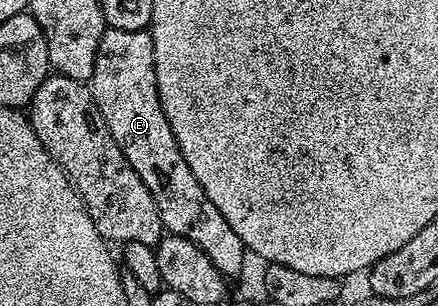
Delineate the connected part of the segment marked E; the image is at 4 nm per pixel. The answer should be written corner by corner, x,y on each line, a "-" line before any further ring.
108,27
101,37
101,45
97,45
97,61
93,65
89,86
109,133
113,133
113,141
117,141
121,153
125,153
125,161
133,165
133,173
145,181
145,189
149,189
157,205
157,213
161,213
164,232
185,237
185,241
193,241
193,245
197,245
197,249
201,249
201,253
205,253
225,277
241,274
243,258
248,258
249,252
243,246
241,237
233,233
233,225
221,217
221,209
217,209
217,205
205,197
205,189
201,189
201,181
193,177
193,169
189,169
189,161
185,161
177,145
177,137
173,137
173,129
169,129
169,121
161,109
150,30
130,31

